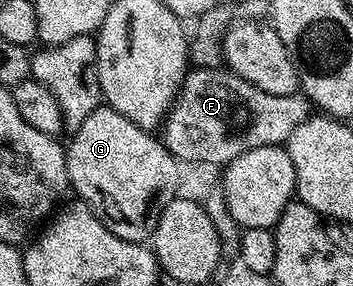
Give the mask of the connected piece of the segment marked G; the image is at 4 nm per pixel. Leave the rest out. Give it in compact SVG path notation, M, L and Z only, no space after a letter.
M102 105L95 109L95 113L91 113L91 117L87 117L87 121L83 121L83 125L79 125L79 129L72 132L70 143L67 143L65 152L65 160L67 161L67 173L72 190L78 191L80 198L88 203L90 207L96 211L99 218L107 225L107 229L111 229L111 233L115 233L115 237L123 237L134 241L145 241L152 236L155 225L159 221L159 217L163 213L163 209L172 199L177 198L176 181L178 174L176 173L179 160L165 148L164 142L156 134L139 129L139 125L135 125L131 121L127 121L127 117L123 117L123 113L119 113L115 108L108 105Z

